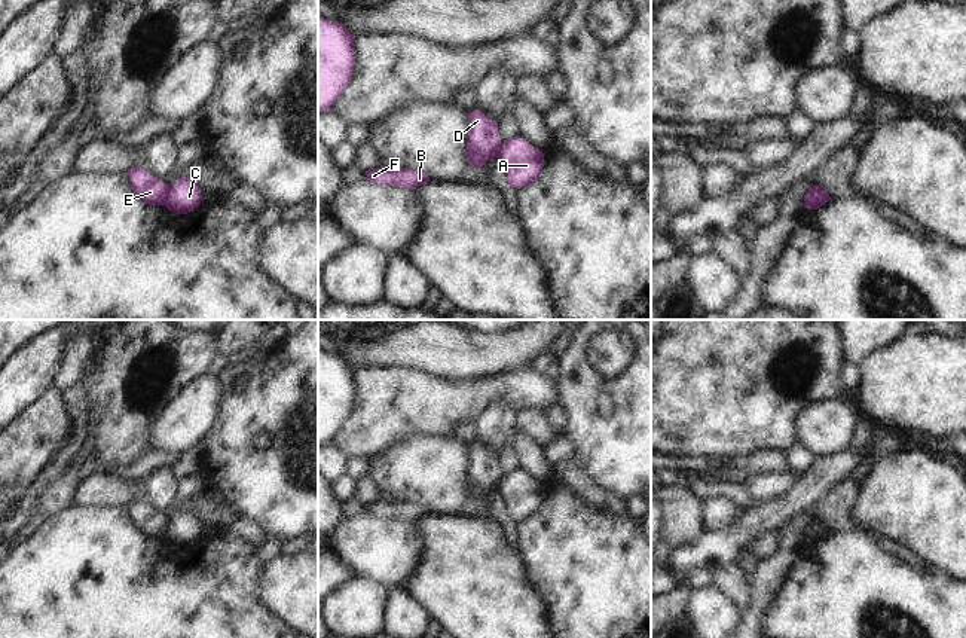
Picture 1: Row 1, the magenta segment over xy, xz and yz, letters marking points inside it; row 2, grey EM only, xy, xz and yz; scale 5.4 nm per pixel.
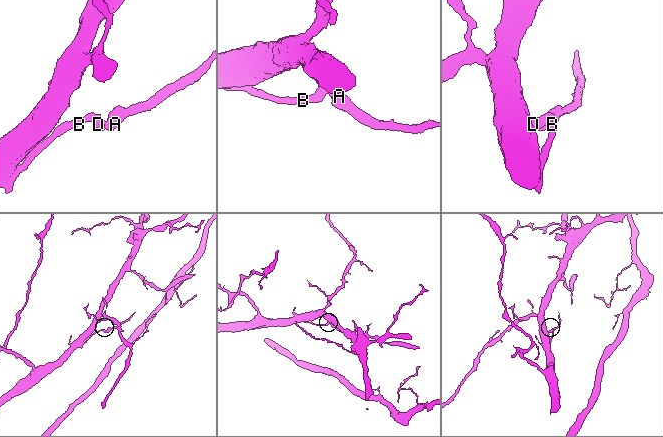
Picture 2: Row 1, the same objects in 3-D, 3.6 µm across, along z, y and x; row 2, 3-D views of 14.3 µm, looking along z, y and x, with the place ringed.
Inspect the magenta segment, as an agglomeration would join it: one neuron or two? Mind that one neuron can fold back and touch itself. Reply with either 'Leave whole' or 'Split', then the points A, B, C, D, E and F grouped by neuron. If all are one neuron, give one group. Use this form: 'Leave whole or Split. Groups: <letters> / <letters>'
Split. Groups: A C / B D E F.

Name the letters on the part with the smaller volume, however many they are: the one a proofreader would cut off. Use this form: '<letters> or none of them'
A, C.

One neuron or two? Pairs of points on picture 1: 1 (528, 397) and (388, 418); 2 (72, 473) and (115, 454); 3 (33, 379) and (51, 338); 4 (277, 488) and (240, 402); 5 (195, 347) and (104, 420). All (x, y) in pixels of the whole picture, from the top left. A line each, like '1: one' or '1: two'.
1: one
2: two
3: one
4: one
5: one

